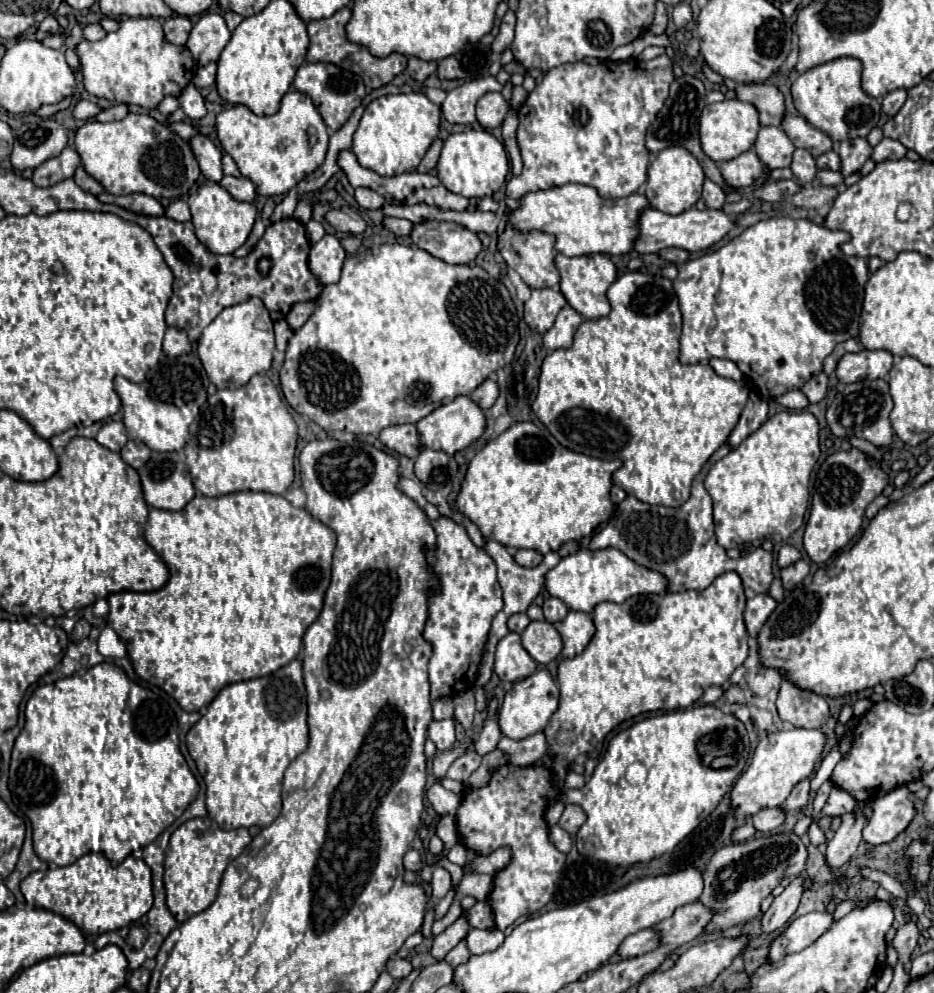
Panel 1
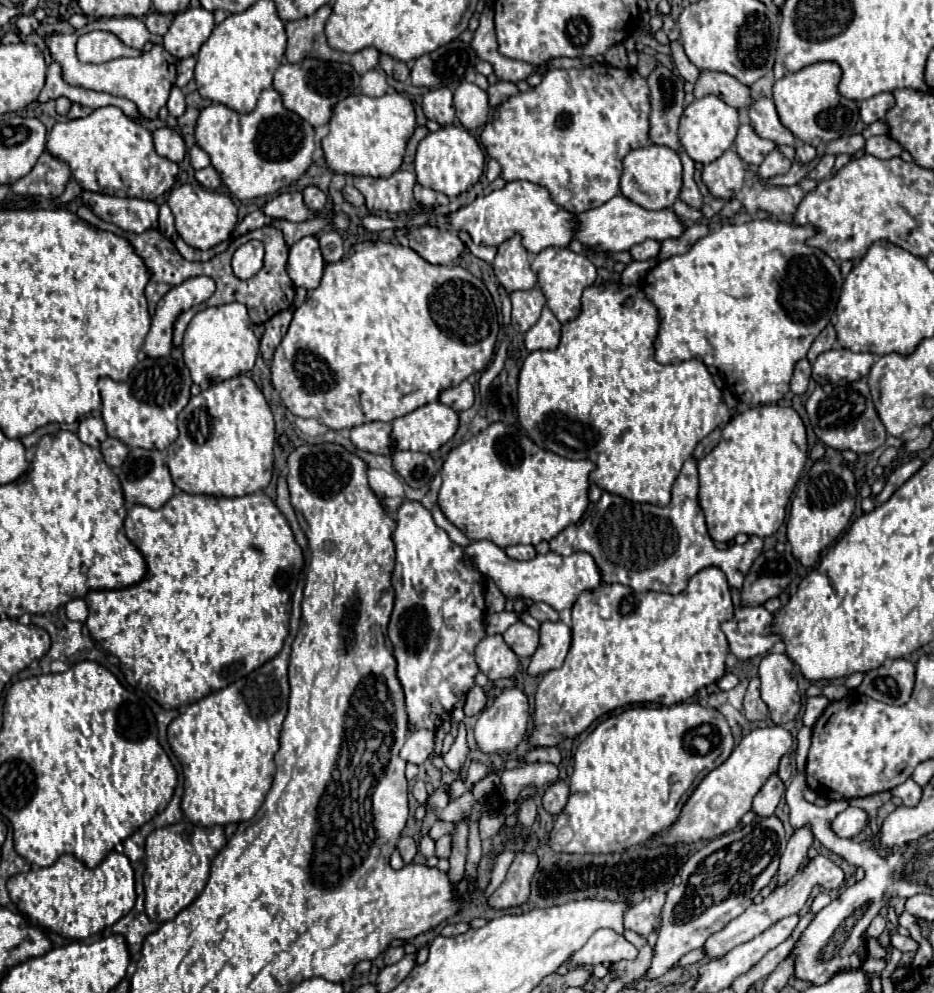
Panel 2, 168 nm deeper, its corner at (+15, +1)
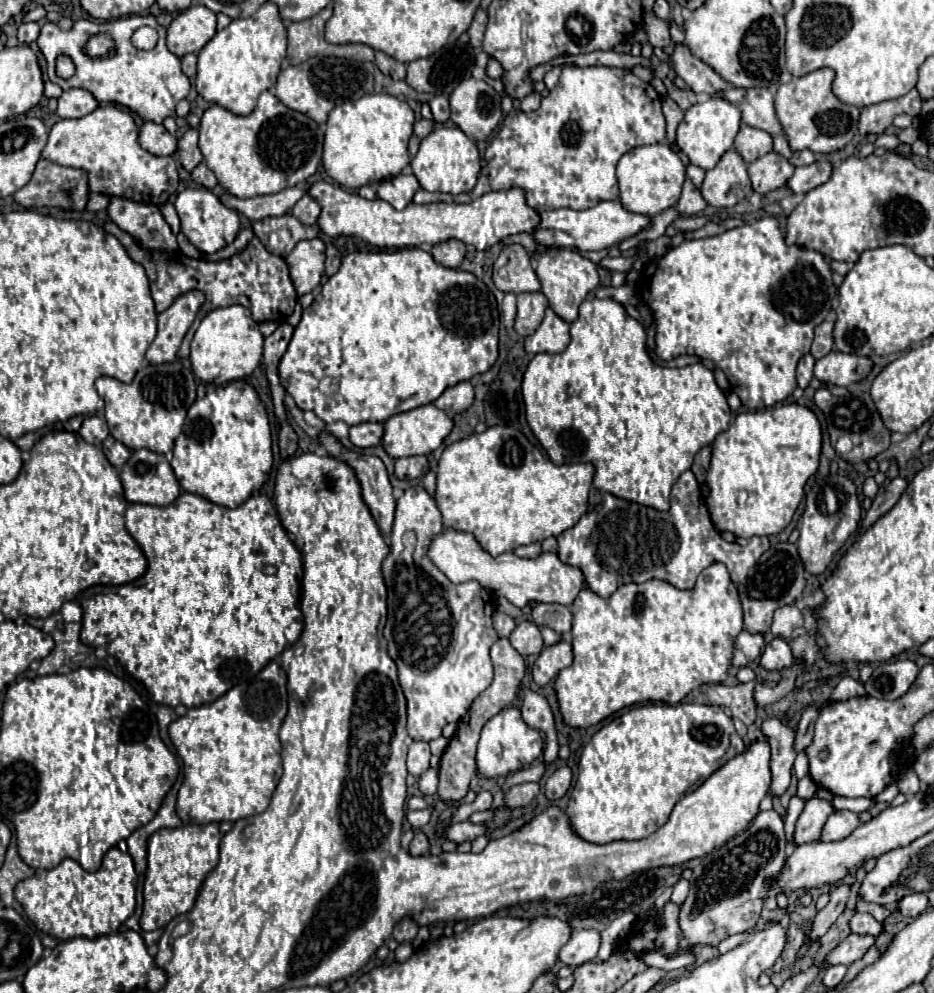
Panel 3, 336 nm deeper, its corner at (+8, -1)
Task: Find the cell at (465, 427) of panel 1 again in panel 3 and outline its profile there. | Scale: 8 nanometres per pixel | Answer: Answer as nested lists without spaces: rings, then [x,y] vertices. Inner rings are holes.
[[[424,405],[424,407],[408,411],[408,413],[392,415],[392,419],[388,419],[384,423],[382,447],[394,459],[408,457],[408,455],[430,455],[432,451],[436,451],[442,445],[442,441],[450,435],[452,429],[454,429],[454,421],[446,411],[438,409],[436,405]]]

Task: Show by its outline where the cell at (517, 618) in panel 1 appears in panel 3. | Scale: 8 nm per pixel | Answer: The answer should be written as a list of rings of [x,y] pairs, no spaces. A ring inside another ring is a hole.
[[[496,611],[492,619],[494,619],[494,629],[496,629],[498,637],[508,637],[514,631],[514,627],[516,627],[516,621],[510,615],[506,615],[506,613]]]

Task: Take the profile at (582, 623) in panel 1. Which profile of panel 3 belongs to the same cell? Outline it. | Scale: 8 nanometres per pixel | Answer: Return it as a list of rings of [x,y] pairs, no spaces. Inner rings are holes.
[[[558,641],[550,647],[544,647],[532,667],[532,677],[538,685],[552,681],[562,669],[572,665],[572,643]]]

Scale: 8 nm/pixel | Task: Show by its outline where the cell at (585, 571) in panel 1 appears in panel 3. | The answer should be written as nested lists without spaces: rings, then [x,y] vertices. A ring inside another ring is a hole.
[[[446,529],[444,535],[438,535],[430,549],[430,559],[436,563],[436,567],[452,581],[452,583],[464,583],[464,581],[478,581],[484,589],[492,591],[496,597],[506,597],[512,605],[524,607],[530,601],[536,603],[560,603],[560,605],[572,605],[580,589],[586,587],[584,573],[568,563],[562,563],[556,553],[542,553],[536,559],[522,559],[514,553],[502,553],[498,557],[492,557],[470,533],[452,531]]]

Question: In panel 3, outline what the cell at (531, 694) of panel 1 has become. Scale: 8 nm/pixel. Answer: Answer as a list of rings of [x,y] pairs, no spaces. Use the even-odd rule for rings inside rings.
[[[506,707],[494,715],[482,729],[476,753],[478,773],[484,777],[500,777],[520,769],[528,769],[534,759],[542,753],[542,737],[536,729],[524,723],[520,707]]]

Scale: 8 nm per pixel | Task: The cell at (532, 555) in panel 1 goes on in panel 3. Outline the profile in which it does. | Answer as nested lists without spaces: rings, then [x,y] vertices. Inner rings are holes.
[[[532,543],[532,545],[518,547],[514,553],[516,553],[518,557],[528,557],[528,559],[534,559],[534,557],[538,557],[538,555],[542,553],[542,547],[540,547],[540,543]]]

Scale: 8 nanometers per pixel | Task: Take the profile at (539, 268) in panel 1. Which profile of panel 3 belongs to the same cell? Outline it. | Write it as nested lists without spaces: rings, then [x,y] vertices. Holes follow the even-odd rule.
[[[508,245],[494,263],[494,283],[504,293],[540,291],[528,251],[522,245]]]

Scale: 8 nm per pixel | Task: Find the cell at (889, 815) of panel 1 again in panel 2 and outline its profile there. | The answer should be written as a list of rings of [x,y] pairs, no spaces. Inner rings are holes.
[[[847,807],[845,811],[841,811],[835,819],[833,819],[833,825],[831,829],[839,835],[839,837],[853,837],[857,835],[865,825],[867,825],[869,817],[863,809],[857,809],[857,807]]]

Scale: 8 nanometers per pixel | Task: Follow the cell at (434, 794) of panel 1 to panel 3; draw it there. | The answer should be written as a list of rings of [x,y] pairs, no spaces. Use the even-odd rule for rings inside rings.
[[[428,769],[424,775],[420,775],[418,785],[420,785],[422,795],[426,795],[426,797],[436,795],[436,789],[438,789],[438,771],[436,769]]]

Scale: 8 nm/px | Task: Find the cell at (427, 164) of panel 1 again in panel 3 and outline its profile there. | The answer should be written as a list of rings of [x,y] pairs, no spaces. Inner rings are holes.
[[[426,119],[416,121],[416,125],[414,125],[414,133],[412,133],[412,139],[410,139],[410,147],[408,147],[410,157],[416,155],[416,151],[418,151],[418,147],[420,147],[420,141],[422,141],[432,129],[434,129],[434,123],[432,123],[432,121],[426,121]]]

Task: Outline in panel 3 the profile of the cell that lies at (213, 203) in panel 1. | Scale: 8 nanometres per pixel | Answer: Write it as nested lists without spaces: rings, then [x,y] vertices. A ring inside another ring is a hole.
[[[184,189],[176,197],[176,211],[182,223],[182,233],[188,237],[188,241],[202,253],[216,253],[218,249],[230,245],[234,237],[240,231],[240,217],[234,209],[222,203],[220,197],[216,197],[208,189]]]

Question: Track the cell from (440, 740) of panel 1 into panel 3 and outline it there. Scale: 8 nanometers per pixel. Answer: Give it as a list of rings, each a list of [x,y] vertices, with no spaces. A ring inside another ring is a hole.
[[[412,741],[406,763],[408,763],[408,771],[420,777],[430,767],[430,745],[426,741]]]

